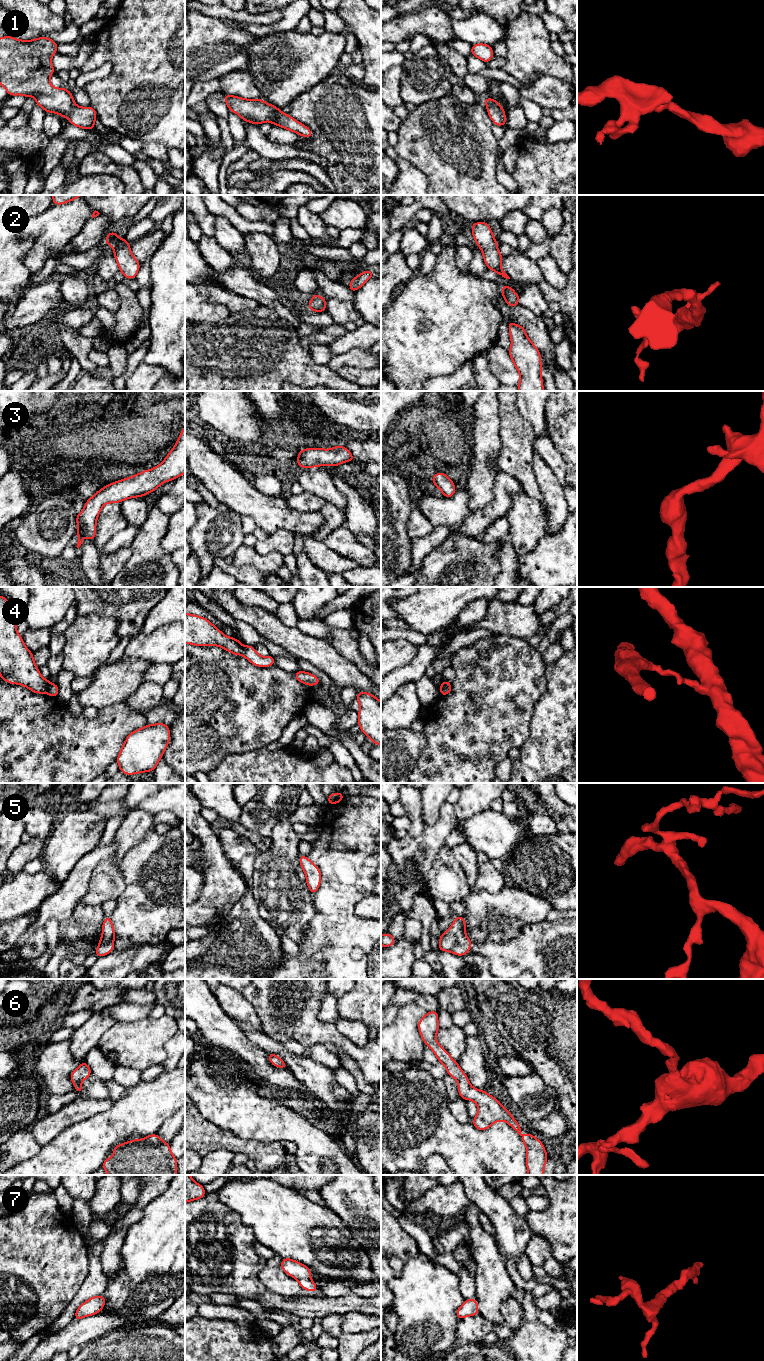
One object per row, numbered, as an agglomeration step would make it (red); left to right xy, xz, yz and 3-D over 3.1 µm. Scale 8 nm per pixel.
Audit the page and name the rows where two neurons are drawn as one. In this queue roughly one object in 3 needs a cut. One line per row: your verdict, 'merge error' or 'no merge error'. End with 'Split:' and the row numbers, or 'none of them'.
1: no merge error
2: no merge error
3: no merge error
4: merge error
5: no merge error
6: no merge error
7: no merge error
Split: 4

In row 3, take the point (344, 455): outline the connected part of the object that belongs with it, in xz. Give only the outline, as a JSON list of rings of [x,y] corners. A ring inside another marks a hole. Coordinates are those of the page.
[[[340,444],[332,449],[306,448],[298,453],[297,466],[314,468],[317,466],[338,466],[344,462],[355,461],[351,452]]]

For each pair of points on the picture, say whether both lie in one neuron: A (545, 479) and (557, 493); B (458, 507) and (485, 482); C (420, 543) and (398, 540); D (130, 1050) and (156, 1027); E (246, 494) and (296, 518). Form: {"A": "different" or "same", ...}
{"A": "same", "B": "different", "C": "different", "D": "same", "E": "same"}

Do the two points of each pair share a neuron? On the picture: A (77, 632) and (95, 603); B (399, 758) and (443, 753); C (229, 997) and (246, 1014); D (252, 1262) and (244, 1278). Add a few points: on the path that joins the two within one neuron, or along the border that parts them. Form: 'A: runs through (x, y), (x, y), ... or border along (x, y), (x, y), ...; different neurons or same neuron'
A: border along (77, 615), (97, 613), (111, 617); different neurons
B: border along (423, 733), (426, 746), (409, 772); different neurons
C: runs through (233, 1001), (242, 1010); same neuron
D: runs through (248, 1266), (244, 1270), (244, 1274); same neuron

